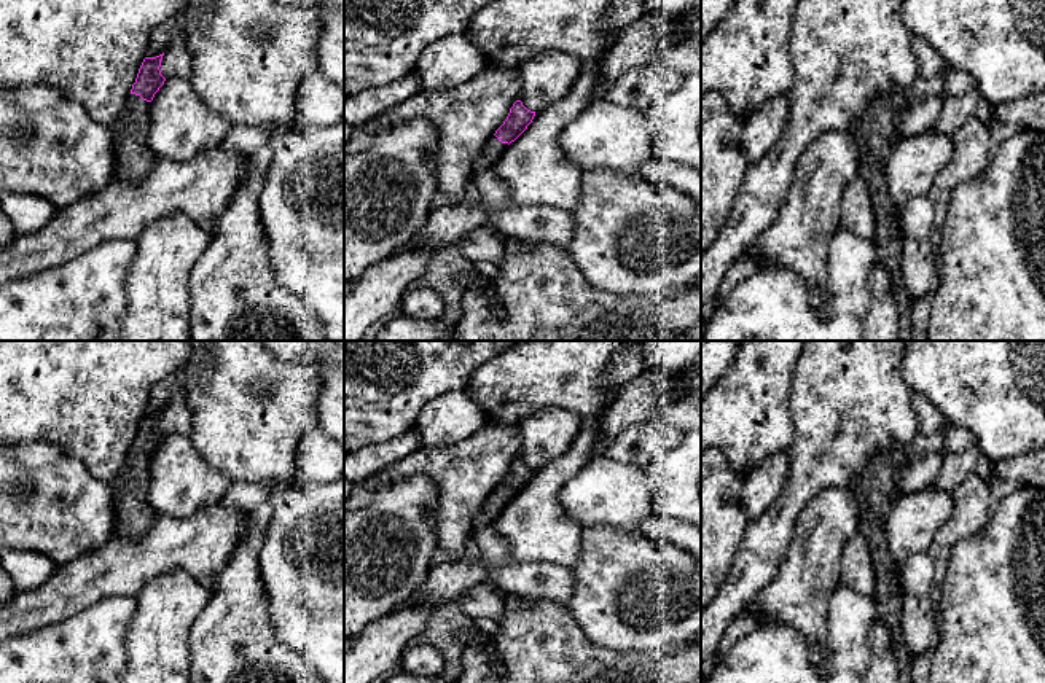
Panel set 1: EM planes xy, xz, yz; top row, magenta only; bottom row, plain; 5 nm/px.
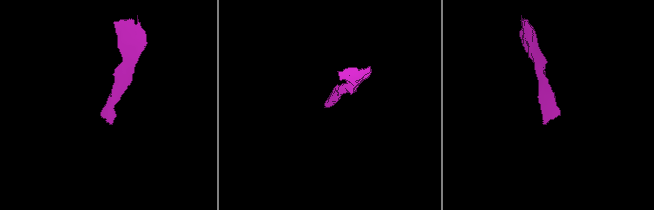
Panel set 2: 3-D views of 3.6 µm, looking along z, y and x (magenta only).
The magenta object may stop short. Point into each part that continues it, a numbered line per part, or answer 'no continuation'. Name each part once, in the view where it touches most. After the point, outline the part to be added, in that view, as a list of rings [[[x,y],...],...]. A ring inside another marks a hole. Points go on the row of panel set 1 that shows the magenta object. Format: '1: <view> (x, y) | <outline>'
1: xy (134, 158) | [[[129,94],[119,118],[110,124],[115,142],[116,170],[113,181],[140,181],[159,161],[147,143],[150,102]]]

